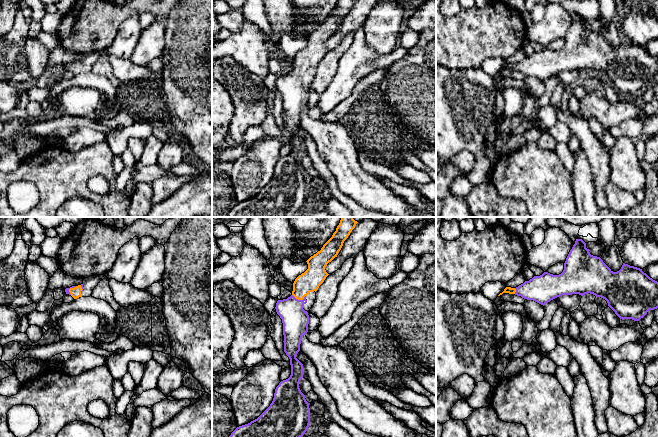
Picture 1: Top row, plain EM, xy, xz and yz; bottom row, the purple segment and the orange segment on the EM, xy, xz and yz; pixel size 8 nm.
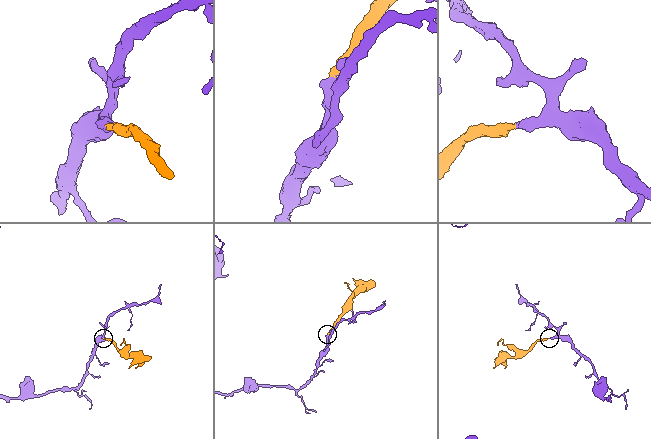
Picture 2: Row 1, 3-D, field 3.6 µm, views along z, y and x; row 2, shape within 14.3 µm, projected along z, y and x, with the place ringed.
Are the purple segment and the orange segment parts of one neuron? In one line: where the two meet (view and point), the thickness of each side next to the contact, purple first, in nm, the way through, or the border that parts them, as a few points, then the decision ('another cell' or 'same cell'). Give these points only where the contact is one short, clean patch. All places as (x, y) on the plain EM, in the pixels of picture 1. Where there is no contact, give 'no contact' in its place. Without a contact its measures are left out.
xz (299, 76) | 220/170 nm | across xz (295, 95), (295, 80), (299, 76), (300, 66), (309, 57) | same cell

